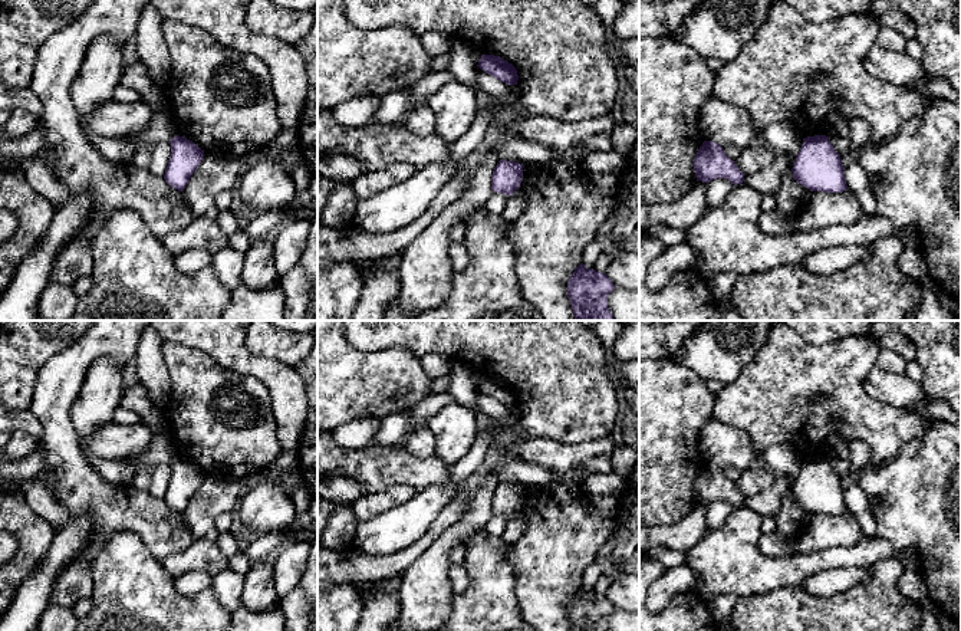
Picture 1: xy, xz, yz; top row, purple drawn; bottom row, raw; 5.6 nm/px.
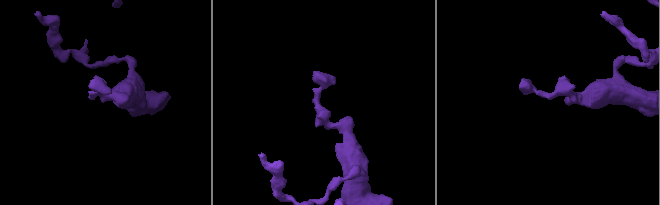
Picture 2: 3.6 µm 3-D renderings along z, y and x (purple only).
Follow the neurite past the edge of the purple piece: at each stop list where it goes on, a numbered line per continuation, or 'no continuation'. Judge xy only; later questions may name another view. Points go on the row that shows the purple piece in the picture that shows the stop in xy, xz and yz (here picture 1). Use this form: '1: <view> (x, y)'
no continuation

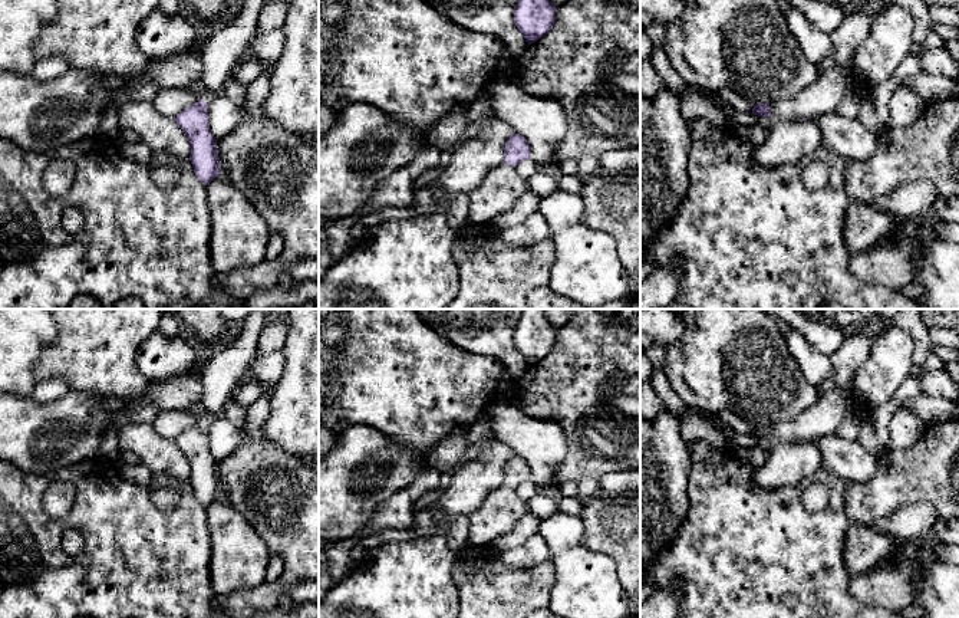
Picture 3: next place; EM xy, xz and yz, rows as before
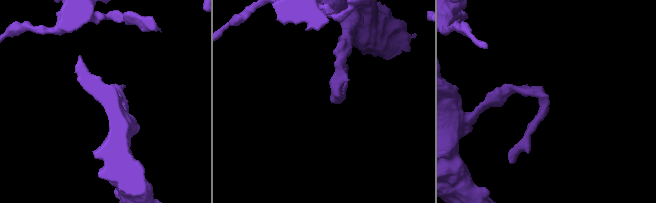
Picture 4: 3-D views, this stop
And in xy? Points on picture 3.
no continuation

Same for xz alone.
1: xz (500, 190)

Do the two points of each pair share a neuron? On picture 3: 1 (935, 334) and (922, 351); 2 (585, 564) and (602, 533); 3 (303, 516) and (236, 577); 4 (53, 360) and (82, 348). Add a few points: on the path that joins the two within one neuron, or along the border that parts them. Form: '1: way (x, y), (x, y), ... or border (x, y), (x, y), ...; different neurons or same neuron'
1: border (928, 329), (928, 337), (935, 347); different neurons
2: border (580, 519), (580, 543), (603, 552), (618, 572); different neurons
3: border (247, 520), (272, 554); different neurons
4: way (61, 360), (75, 355); same neuron

